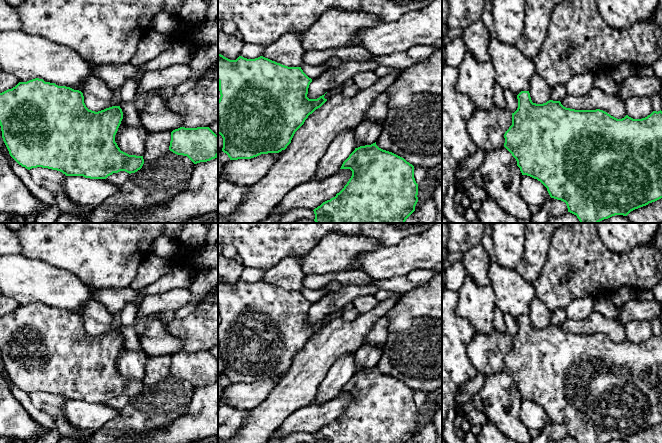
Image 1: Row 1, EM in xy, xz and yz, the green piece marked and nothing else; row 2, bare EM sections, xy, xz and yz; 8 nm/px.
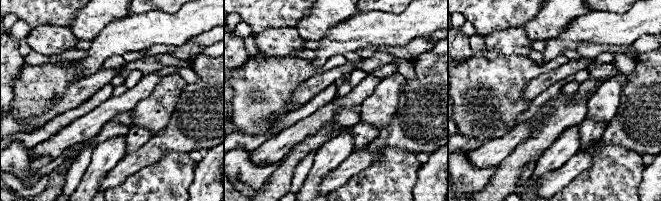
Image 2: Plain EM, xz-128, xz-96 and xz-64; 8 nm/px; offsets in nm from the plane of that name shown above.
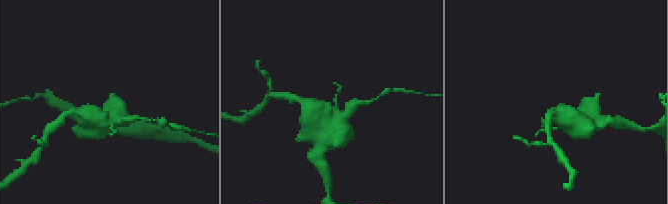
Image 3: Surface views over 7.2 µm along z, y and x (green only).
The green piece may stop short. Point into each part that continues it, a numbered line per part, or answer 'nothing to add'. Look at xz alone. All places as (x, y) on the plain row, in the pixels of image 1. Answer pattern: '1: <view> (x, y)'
nothing to add

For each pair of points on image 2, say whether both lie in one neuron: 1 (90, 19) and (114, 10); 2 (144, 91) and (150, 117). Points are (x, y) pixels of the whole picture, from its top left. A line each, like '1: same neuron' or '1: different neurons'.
1: same neuron
2: different neurons

